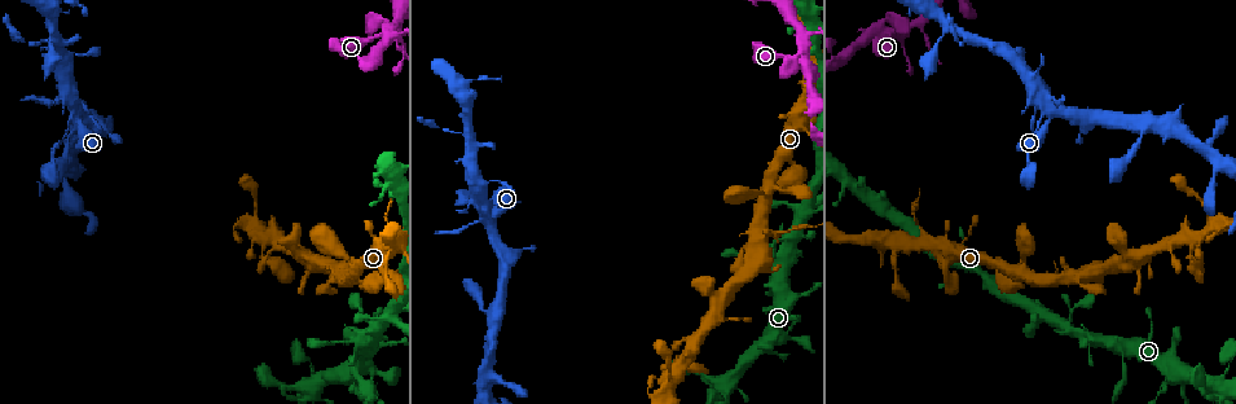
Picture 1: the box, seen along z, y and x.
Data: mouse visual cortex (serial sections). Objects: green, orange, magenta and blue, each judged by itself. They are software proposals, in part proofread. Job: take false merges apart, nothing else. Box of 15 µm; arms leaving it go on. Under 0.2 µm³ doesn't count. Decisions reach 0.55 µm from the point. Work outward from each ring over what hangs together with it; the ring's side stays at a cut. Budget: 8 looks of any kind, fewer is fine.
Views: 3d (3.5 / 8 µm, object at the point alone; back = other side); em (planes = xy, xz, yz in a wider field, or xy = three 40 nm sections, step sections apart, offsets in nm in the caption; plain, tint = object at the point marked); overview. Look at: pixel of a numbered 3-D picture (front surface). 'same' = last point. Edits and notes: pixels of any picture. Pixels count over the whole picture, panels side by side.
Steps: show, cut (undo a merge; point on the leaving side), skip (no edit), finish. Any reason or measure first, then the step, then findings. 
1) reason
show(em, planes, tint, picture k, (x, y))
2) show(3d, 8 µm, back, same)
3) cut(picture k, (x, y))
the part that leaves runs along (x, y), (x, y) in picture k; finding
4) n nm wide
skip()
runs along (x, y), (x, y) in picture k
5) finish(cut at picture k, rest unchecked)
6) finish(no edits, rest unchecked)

side arm on a straight run
show(3d, 3.5 µm, picture 1, (758, 228))

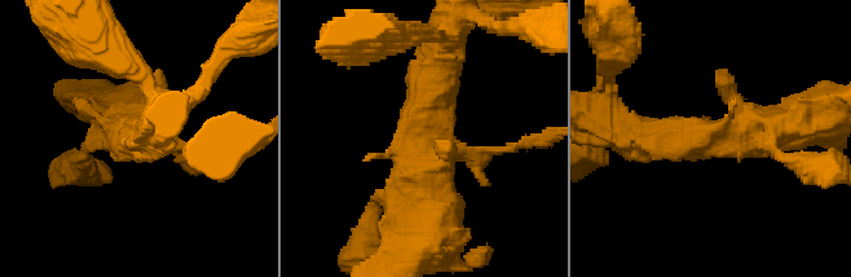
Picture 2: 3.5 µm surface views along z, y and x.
need the tissue
show(em, xy, step 2, tint, picture 2, (716, 136))

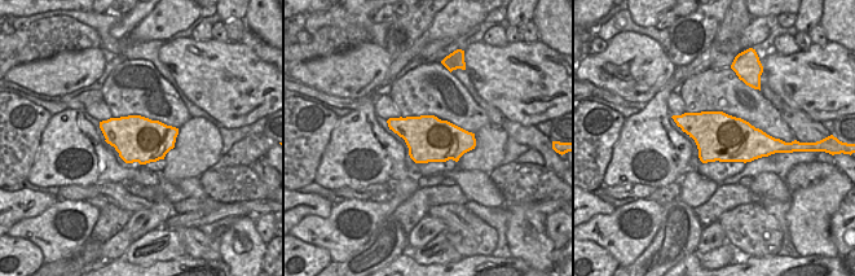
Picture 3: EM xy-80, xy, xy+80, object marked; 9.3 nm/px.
420 nm wide
skip()
runs along (634, 133), (730, 137), (799, 121) in picture 2; continuous, no second cell

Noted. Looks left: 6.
three arms meet
show(3d, 3.5 µm, picture 1, (1125, 265))

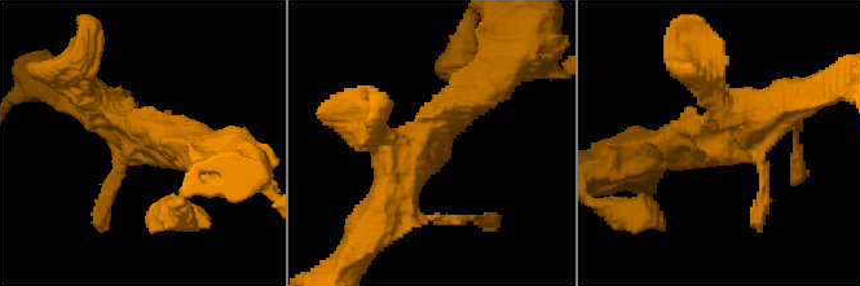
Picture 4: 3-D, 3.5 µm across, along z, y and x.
show(em, xy, step 2, tint, picture 4, (715, 139))

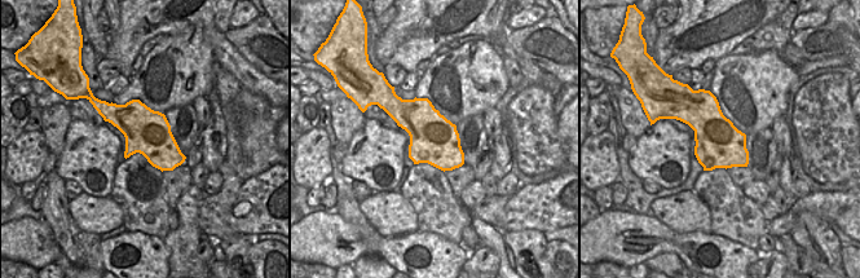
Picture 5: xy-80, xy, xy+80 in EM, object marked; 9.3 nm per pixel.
skip()
runs along (490, 76), (435, 127), (392, 199) in picture 4; all the same cell

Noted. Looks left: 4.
four or more arms meet
show(3d, 8 µm, picture 1, (311, 380))

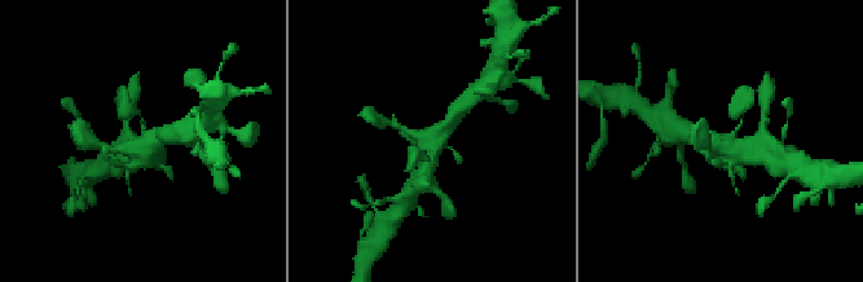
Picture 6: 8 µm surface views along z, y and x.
zoom in
show(3d, 3.5 µm, picture 6, (730, 140))

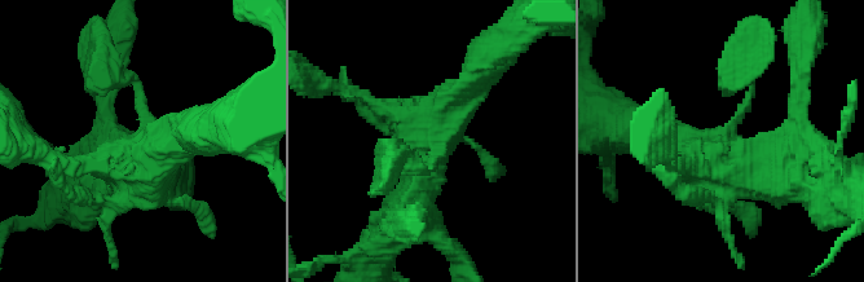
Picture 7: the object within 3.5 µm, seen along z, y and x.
skip()
runs along (190, 132), (146, 161), (67, 164) in picture 7; all the same cell

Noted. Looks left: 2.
small branch off a trunk
show(3d, 3.5 µm, picture 1, (490, 223))

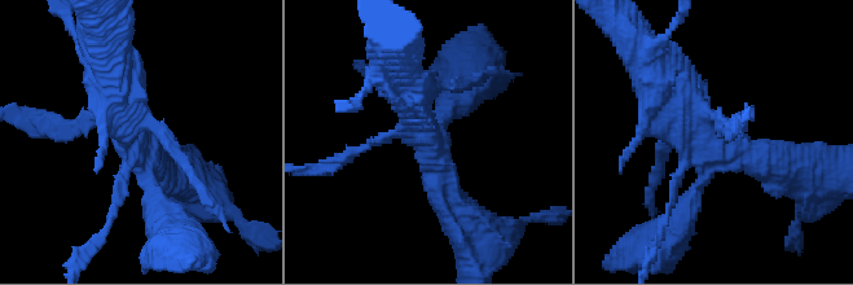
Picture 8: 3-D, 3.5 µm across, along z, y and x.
show(em, xy, step 2, tint, picture 8, (145, 151))

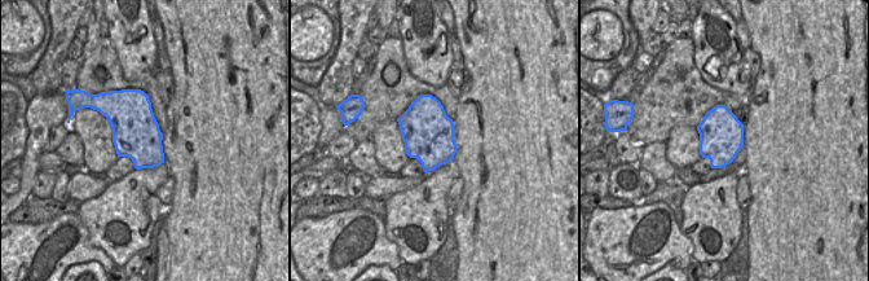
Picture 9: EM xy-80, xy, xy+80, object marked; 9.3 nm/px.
skip()
runs along (676, 223), (722, 150), (796, 171) in picture 8; all the same cell

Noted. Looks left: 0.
finish(no edits, rest unchecked)

